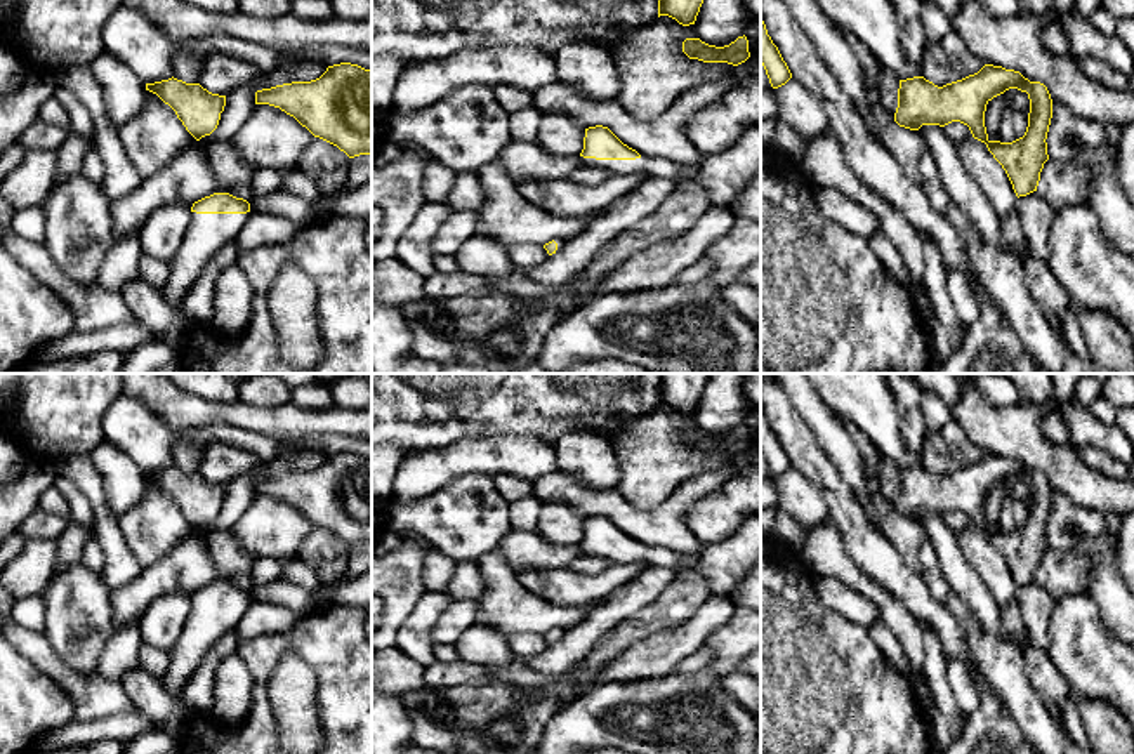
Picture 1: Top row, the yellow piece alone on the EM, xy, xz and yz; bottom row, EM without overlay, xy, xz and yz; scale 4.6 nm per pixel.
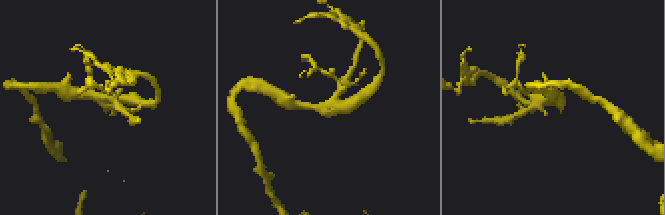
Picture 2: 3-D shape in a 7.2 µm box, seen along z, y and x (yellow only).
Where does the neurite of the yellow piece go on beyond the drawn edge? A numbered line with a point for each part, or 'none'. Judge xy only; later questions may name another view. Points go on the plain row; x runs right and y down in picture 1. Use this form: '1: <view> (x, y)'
1: xy (207, 622)

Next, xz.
1: xz (648, 555)

